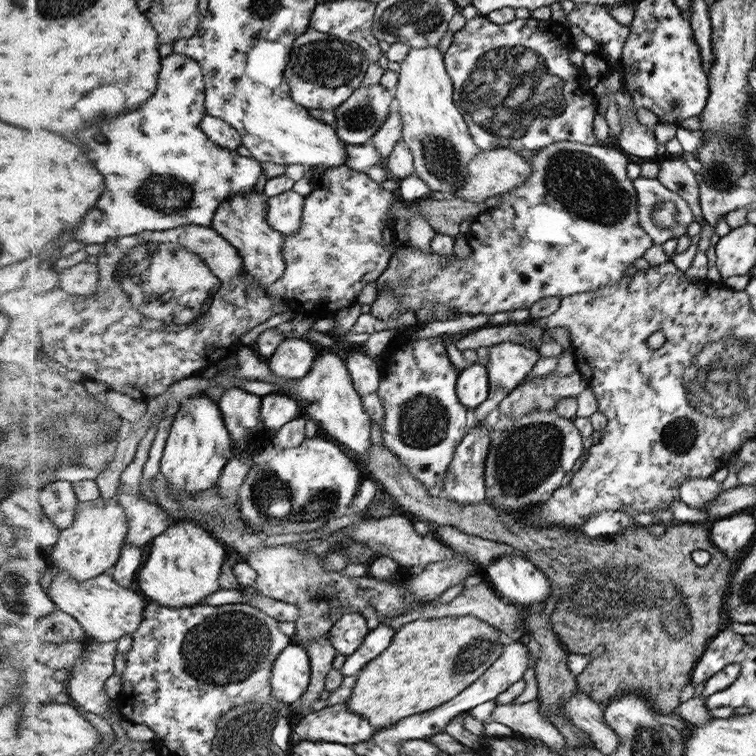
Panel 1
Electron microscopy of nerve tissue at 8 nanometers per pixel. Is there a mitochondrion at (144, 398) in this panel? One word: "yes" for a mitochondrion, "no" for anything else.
no

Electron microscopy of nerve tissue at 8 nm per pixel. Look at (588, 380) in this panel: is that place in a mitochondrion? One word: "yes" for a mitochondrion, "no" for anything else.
no

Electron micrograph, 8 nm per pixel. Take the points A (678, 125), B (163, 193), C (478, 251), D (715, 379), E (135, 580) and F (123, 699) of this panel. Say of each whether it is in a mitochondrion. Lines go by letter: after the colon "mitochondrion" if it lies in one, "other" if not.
A: other
B: mitochondrion
C: other
D: mitochondrion
E: other
F: other

